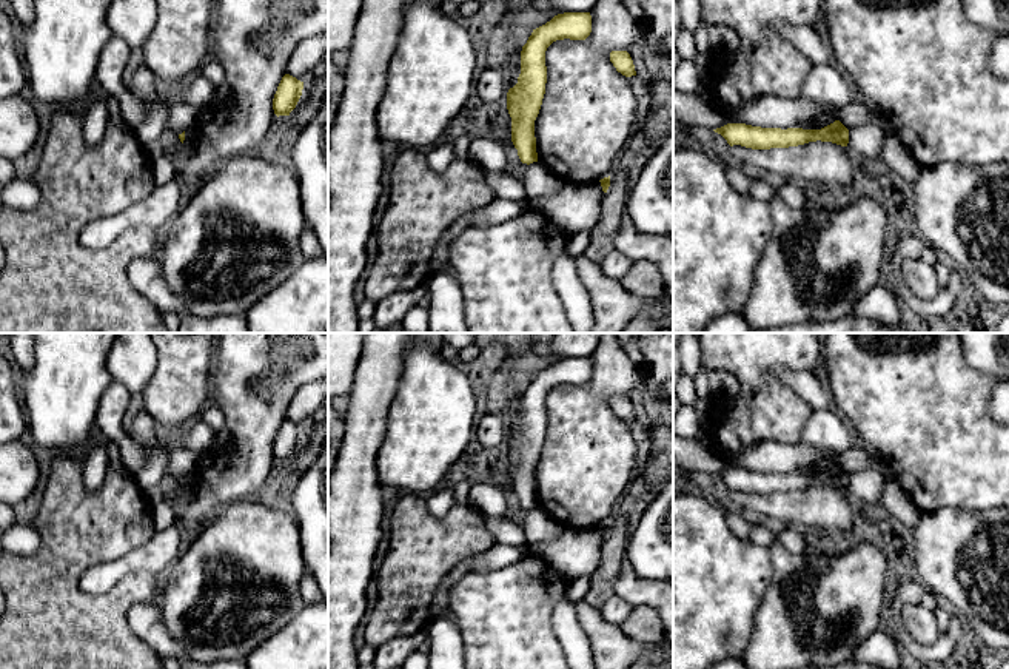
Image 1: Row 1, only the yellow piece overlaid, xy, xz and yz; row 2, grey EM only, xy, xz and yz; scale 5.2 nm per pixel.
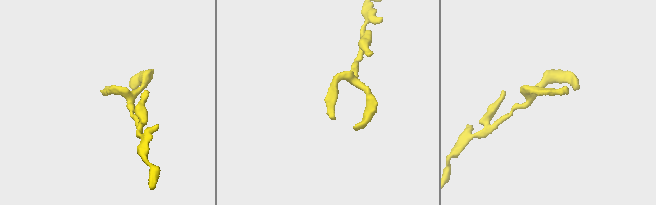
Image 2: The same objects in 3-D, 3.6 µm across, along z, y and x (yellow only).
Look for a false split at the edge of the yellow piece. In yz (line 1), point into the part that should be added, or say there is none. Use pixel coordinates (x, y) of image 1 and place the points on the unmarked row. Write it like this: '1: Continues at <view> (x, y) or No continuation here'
1: No continuation here

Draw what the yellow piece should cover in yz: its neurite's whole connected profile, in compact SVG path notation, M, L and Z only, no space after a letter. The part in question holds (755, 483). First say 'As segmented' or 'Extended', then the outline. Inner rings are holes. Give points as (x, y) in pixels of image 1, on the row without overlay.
As segmented. M835 466L821 475L781 475L746 469L727 469L713 476L721 479L730 492L741 490L752 495L789 493L816 486L832 487L841 492L847 492L849 489L849 475L840 466Z

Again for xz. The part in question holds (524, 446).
As segmented. M564 358L533 375L521 396L518 429L507 438L511 462L511 487L522 509L538 507L535 466L547 429L545 396L556 385L585 385L592 378L590 358Z

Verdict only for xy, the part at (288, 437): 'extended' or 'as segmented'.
as segmented

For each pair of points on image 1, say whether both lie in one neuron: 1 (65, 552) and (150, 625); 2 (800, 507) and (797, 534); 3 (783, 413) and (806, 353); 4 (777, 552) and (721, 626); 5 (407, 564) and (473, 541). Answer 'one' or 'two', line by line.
1: two
2: two
3: one
4: two
5: one

